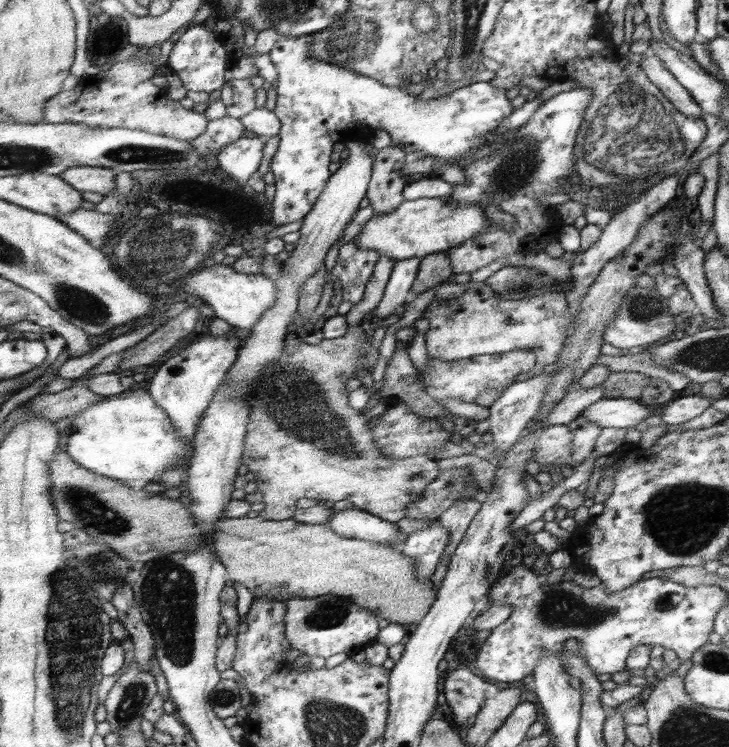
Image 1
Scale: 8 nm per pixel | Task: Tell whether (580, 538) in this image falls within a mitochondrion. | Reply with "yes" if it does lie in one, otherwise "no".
no

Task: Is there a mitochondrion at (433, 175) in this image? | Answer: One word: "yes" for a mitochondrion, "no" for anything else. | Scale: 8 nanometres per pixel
no

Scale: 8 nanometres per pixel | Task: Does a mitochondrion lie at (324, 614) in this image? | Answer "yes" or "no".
yes

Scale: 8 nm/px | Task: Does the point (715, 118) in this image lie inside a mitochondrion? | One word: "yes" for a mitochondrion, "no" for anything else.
no

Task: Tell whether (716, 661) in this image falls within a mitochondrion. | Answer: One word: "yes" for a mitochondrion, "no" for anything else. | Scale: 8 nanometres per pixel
yes

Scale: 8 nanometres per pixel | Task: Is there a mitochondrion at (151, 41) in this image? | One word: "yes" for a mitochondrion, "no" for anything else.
no

